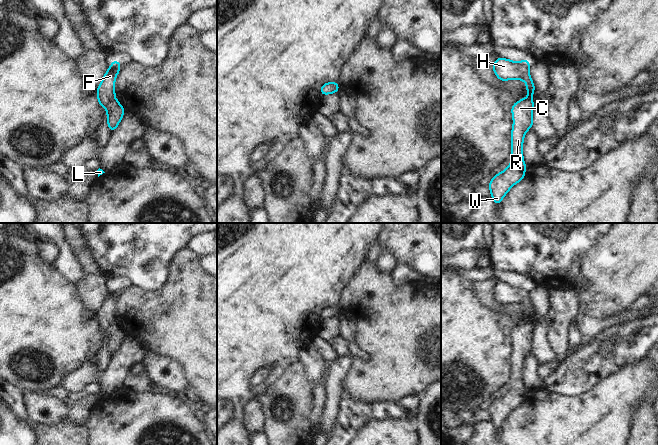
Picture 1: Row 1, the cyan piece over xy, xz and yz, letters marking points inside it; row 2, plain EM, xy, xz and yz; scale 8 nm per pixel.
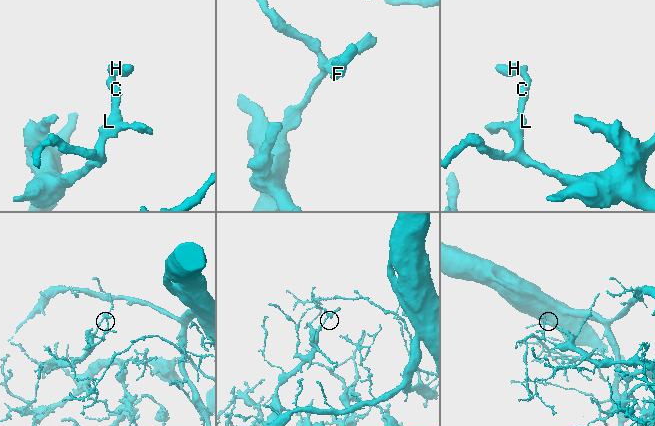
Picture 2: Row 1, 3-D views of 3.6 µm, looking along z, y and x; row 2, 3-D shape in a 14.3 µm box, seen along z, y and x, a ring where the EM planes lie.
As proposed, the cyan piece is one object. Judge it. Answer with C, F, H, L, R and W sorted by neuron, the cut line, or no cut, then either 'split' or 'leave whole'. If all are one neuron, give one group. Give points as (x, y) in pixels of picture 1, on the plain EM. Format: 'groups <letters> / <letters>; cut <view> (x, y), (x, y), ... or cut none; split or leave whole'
groups C L R W / F H; cut xy (114, 321), (105, 331); split

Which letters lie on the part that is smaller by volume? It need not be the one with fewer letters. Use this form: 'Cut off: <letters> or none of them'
Cut off: F, H

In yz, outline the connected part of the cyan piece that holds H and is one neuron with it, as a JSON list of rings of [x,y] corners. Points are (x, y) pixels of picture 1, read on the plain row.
[[[498,281],[492,292],[500,305],[507,305],[510,303],[525,305],[528,322],[532,323],[535,309],[529,298],[530,285],[524,283],[519,286],[513,286],[510,283]]]

